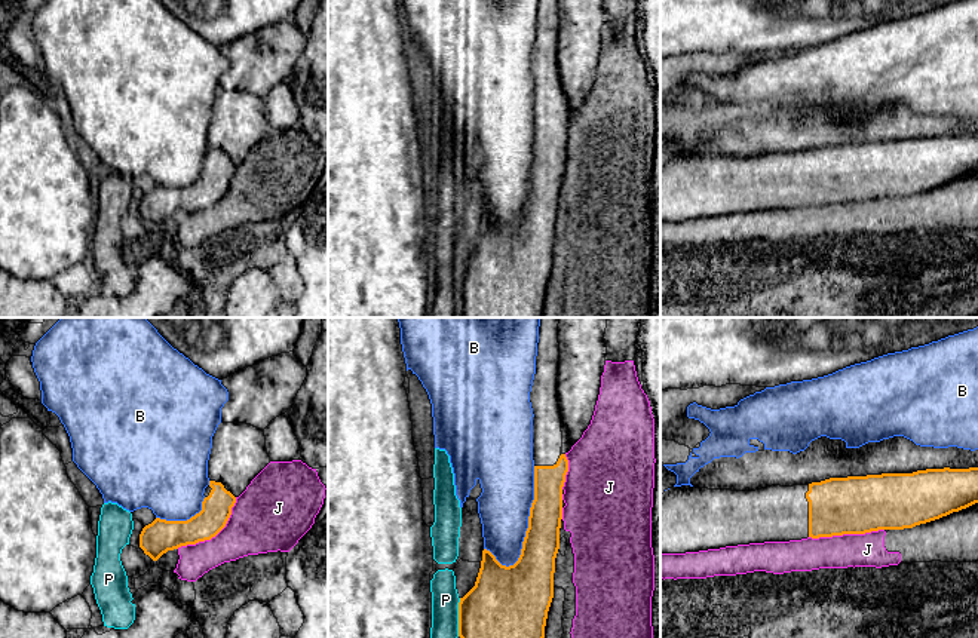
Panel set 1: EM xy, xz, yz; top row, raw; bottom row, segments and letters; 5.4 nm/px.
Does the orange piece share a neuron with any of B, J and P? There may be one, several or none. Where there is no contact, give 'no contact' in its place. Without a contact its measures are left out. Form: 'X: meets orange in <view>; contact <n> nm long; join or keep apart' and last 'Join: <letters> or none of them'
B: meets orange in xz; contact 550 nm long; keep apart
J: meets orange in xy; contact 420 nm long; keep apart
P: meets orange in xz; contact 200 nm long; keep apart
Join: none of them

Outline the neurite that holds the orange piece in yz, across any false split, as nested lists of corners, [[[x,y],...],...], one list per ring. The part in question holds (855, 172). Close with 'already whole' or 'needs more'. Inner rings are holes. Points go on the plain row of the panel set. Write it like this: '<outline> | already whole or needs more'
[[[978,135],[830,145],[755,159],[681,153],[660,163],[660,221],[904,197],[975,171]]] | needs more

